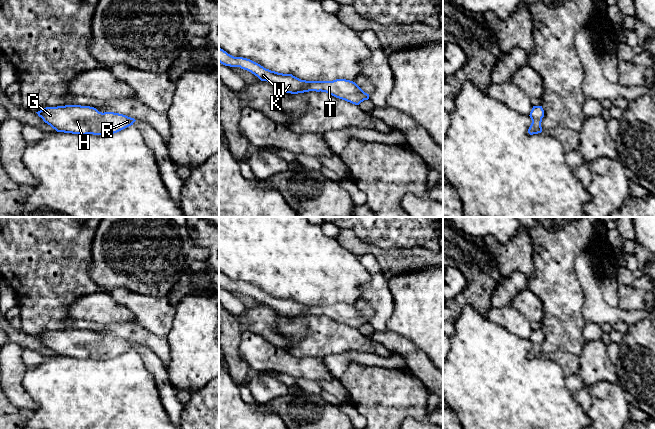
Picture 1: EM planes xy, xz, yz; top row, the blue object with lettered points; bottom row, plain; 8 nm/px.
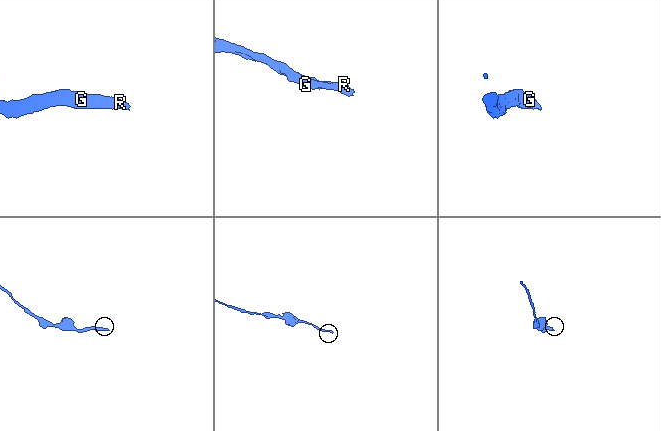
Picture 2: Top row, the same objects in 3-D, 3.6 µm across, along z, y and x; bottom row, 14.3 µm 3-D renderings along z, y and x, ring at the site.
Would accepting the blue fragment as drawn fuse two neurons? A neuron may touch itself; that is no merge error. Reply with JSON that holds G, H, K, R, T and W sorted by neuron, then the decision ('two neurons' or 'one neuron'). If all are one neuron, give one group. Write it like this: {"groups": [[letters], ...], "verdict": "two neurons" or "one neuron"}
{"groups": [["G", "H", "K", "R", "T", "W"]], "verdict": "one neuron"}

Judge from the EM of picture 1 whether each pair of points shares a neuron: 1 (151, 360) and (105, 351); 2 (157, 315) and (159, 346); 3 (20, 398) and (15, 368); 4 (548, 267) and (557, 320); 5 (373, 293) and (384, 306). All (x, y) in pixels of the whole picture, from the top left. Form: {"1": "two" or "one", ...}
{"1": "one", "2": "two", "3": "one", "4": "one", "5": "one"}

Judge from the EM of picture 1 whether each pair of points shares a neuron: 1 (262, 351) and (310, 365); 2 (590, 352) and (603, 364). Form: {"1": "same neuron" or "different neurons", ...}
{"1": "same neuron", "2": "same neuron"}

